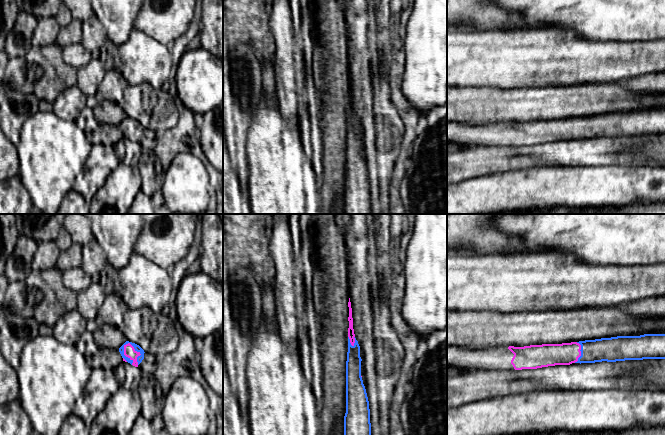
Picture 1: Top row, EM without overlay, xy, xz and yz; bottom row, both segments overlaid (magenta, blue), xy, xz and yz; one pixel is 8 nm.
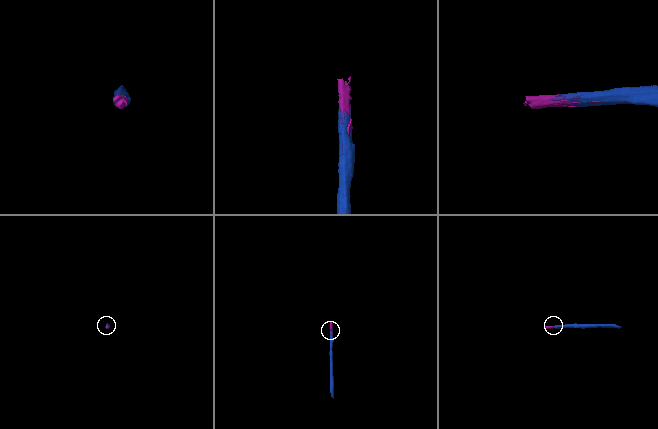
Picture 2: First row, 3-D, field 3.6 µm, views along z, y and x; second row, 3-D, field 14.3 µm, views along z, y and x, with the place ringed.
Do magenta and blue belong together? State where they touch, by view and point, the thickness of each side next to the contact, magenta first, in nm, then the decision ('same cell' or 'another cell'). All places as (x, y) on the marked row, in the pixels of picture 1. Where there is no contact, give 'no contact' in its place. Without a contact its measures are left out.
meets magenta in xy at (136, 351); 90 nm thick on the magenta side, 50 nm on the other; same cell

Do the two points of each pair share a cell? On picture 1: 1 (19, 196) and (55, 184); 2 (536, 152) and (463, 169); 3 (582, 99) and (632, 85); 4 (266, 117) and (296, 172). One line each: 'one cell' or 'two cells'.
1: two cells
2: one cell
3: two cells
4: one cell

